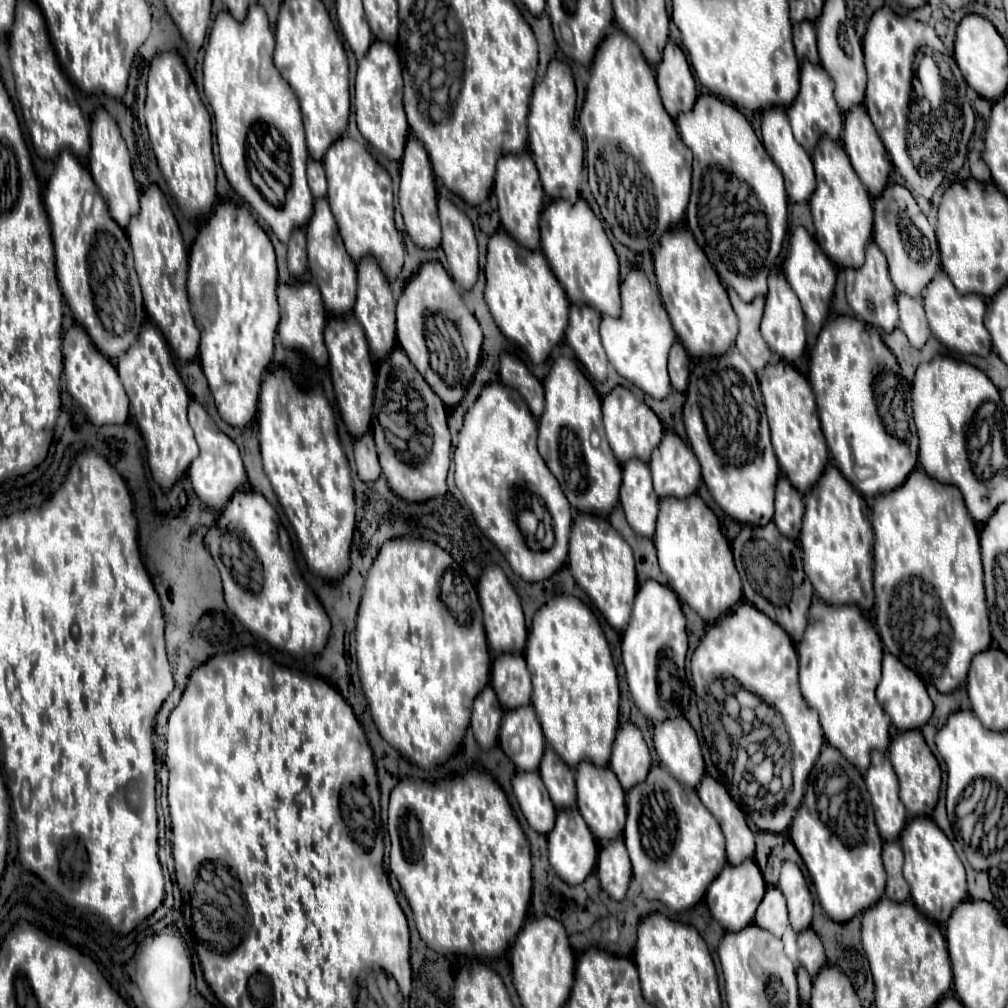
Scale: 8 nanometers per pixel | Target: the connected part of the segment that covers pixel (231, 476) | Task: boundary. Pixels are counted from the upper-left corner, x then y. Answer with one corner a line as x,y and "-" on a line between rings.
194,399
190,401
188,419
190,419
190,425
194,429
196,441
200,445
200,455
188,467
188,477
190,477
192,487
198,493
198,497
204,503
208,503
206,507
214,509
214,511
220,511
222,505
234,495
234,491
240,489
246,481
246,471
244,471
244,465
242,465
240,451
238,451
236,443
226,433
222,433
218,429
218,425
210,419
210,415
208,415
208,411
202,403
198,403

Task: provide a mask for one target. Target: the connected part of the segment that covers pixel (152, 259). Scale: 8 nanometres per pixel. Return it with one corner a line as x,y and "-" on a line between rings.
148,185
142,191
140,213
130,219
130,225
126,227
126,235
132,245
134,267
142,285
144,305
148,315
154,319
158,329
162,329
162,335
166,337
168,345
172,347
172,351
180,361
196,359
200,345
200,331
194,323
188,303
188,291
186,291
188,253
176,217
170,209
170,203
166,201
158,185

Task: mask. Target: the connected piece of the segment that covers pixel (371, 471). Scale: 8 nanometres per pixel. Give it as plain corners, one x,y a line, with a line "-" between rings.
364,433
354,441
354,455
356,455
356,467
358,475
362,481
374,481
380,477
380,463
378,463
378,453
374,445
372,433

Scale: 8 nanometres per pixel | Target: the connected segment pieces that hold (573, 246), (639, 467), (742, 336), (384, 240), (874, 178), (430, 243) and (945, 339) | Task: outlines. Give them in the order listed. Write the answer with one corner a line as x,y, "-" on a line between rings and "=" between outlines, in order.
578,197
574,203
570,201
552,201
540,217
542,225
542,253
550,261
550,267
554,269
554,275
558,281
562,281
562,287
566,289
566,295
572,303
590,303
596,307
602,315
618,317
620,313
620,271
618,271
618,255
604,231
602,221
594,213
594,209
588,205
586,199
=
630,459
622,465
622,475
624,481
620,487
620,503
626,519
638,535
652,537
660,499
654,493
650,467
644,461
=
732,287
728,289
728,297
732,301
732,307
740,323
740,333
736,337
736,349
748,359
754,371
760,371
766,363
770,363
776,357
776,353
768,347
768,343
760,335
764,297
756,297
754,301
746,303
738,297
738,293
=
348,135
334,141
322,163
328,179
328,201
352,261
358,263
366,255
374,255
388,281
394,281
402,267
404,249
394,225
392,179
388,171
366,151
362,143
=
854,105
850,111
846,111
842,141
844,141
844,149
846,149
846,153
848,153
850,161
852,161
854,171
858,173
858,177
862,179
862,183
866,185
870,195
876,197
878,193
882,193
882,189
888,183
888,173
892,169
892,163
890,163
886,147
884,147
878,131
874,129
874,125
870,121
870,115
868,115
864,105
=
410,137
402,155
402,167
400,167
400,191
398,191
398,203
404,217
406,233
410,239
422,247
422,249
434,249
440,245
440,225
438,225
438,197
436,197
436,185
434,185
434,173
428,159
428,153
424,145
=
938,269
934,279
928,283
924,291
924,309
928,317
928,325
932,335
944,343
950,349
956,349
960,353
974,353
974,355
986,355
992,349
990,333
984,327
986,317
986,303
980,295
960,295
948,273
944,269

